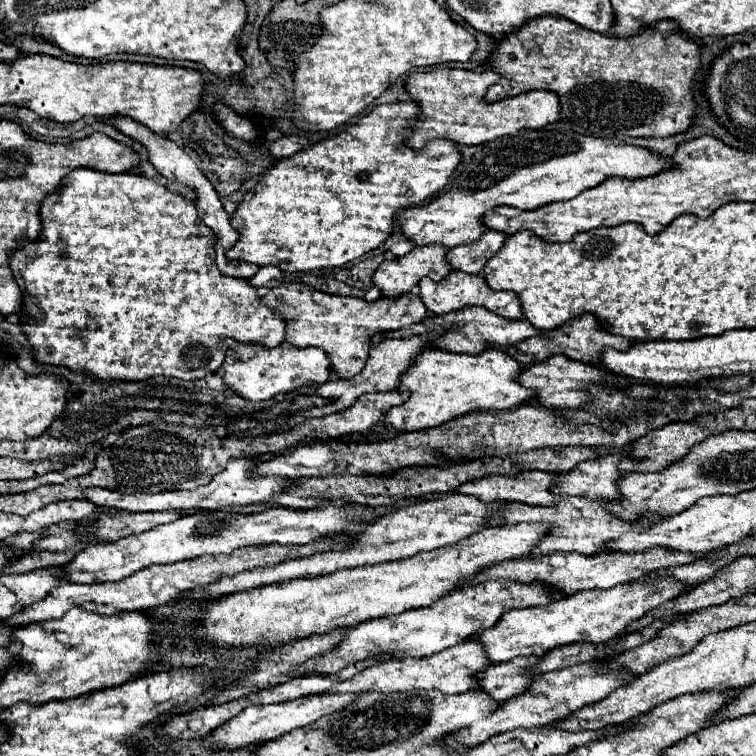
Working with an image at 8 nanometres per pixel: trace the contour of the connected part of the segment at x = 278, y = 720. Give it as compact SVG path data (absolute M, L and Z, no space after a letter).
M337 693L337 695L307 695L295 701L285 701L285 703L273 703L273 705L251 705L249 709L241 711L237 717L231 717L229 721L225 721L225 725L219 725L211 735L205 737L205 741L209 741L209 749L215 745L227 747L227 749L241 749L241 745L259 745L271 739L277 739L293 729L305 727L315 723L319 717L327 715L327 713L335 713L339 709L343 709L347 703L351 703L357 695L349 695L349 693Z

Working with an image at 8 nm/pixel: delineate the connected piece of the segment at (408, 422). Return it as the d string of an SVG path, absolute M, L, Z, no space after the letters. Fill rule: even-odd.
M423 349L415 357L413 365L401 375L401 383L397 387L401 393L407 391L409 399L399 407L391 407L383 421L391 431L421 431L447 423L449 419L473 409L513 409L535 395L535 391L525 389L515 381L521 369L523 367L513 357L497 349L485 349L485 353L479 355Z

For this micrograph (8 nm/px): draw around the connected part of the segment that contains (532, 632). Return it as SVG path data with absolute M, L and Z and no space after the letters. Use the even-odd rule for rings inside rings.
M663 577L655 579L651 585L635 581L615 585L607 591L581 591L571 597L551 601L549 605L507 611L501 615L497 625L483 629L481 633L477 633L477 637L471 639L477 639L485 645L485 651L489 653L489 661L493 661L493 665L511 661L513 657L531 657L531 655L541 657L555 647L573 643L605 643L617 637L631 621L641 619L651 609L677 597L687 589L689 587L685 583L673 577Z

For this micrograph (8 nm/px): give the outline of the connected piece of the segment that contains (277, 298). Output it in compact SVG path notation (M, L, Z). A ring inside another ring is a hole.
M281 283L279 287L263 295L261 303L269 305L269 309L275 309L285 319L285 327L287 327L285 343L293 347L323 349L331 361L331 369L341 379L349 379L361 373L369 355L369 339L375 333L399 329L405 325L415 325L427 317L427 309L419 299L419 295L415 293L405 293L397 299L381 297L369 303L357 297L327 295L303 283Z

